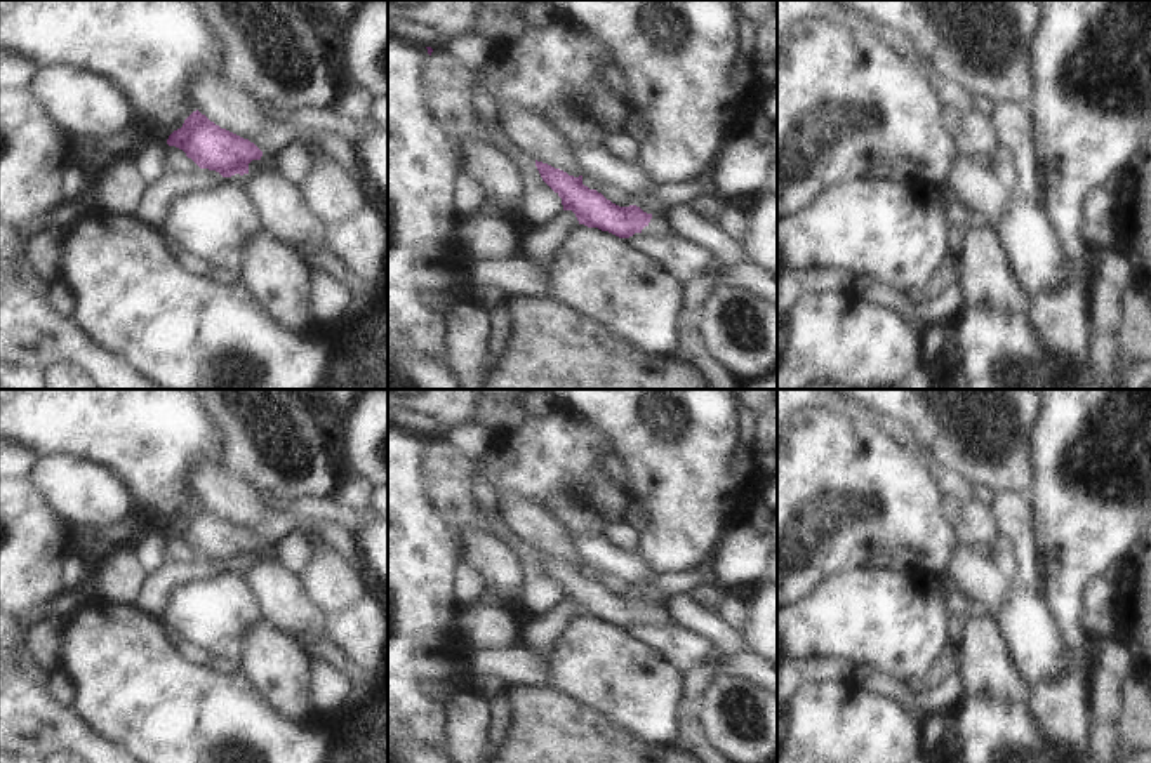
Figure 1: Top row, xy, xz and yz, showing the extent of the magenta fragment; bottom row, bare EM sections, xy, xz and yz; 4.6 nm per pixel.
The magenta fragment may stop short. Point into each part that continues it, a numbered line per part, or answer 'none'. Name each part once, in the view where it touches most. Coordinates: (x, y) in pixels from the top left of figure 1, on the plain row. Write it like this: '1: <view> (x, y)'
1: xz (658, 614)

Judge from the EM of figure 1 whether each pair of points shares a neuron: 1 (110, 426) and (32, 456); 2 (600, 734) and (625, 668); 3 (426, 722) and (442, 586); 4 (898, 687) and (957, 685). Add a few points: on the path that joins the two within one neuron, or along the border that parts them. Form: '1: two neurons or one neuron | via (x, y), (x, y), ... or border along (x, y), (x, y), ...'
1: two neurons | border along (18, 438), (44, 454)
2: two neurons | border along (571, 694), (607, 713), (640, 737)
3: one neuron | via (411, 689), (411, 619)
4: one neuron | via (911, 697), (943, 697)

